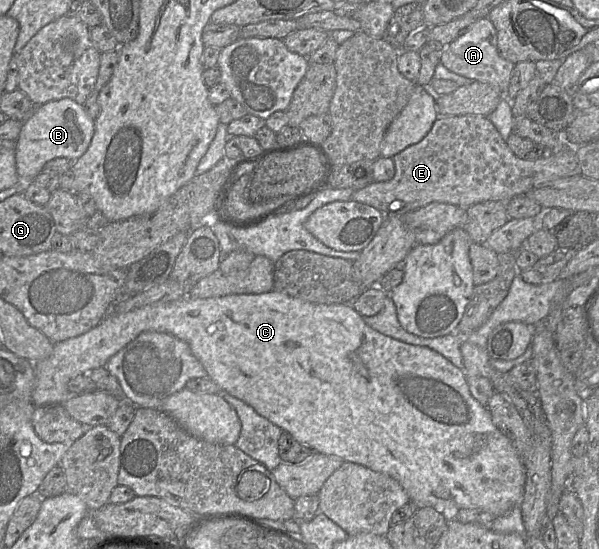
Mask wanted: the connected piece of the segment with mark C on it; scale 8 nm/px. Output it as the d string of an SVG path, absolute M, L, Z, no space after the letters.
M271 290L261 294L230 294L205 299L183 297L172 302L146 305L125 313L109 312L89 331L55 343L52 353L47 358L34 363L35 385L31 396L32 403L35 407L62 405L71 397L68 389L71 379L88 374L98 367L104 367L109 358L142 332L148 331L168 333L185 341L194 356L204 366L207 377L223 391L250 405L259 415L291 434L298 442L316 453L338 456L346 462L357 463L393 477L406 490L410 502L419 508L431 507L446 516L448 520L456 519L460 509L483 510L498 517L514 507L520 507L524 499L527 475L522 457L510 438L495 426L488 408L482 406L471 395L465 372L429 348L406 344L377 332L367 325L363 316L348 303L315 304Z

